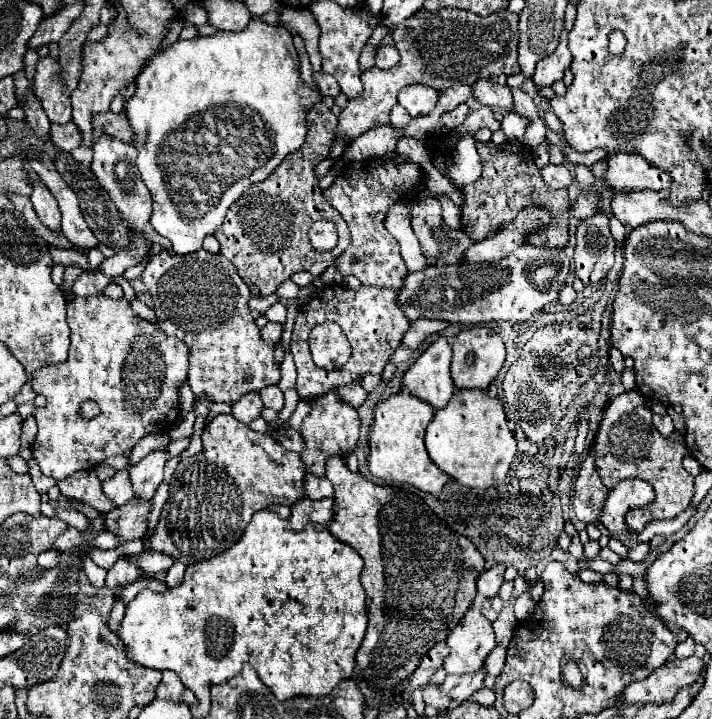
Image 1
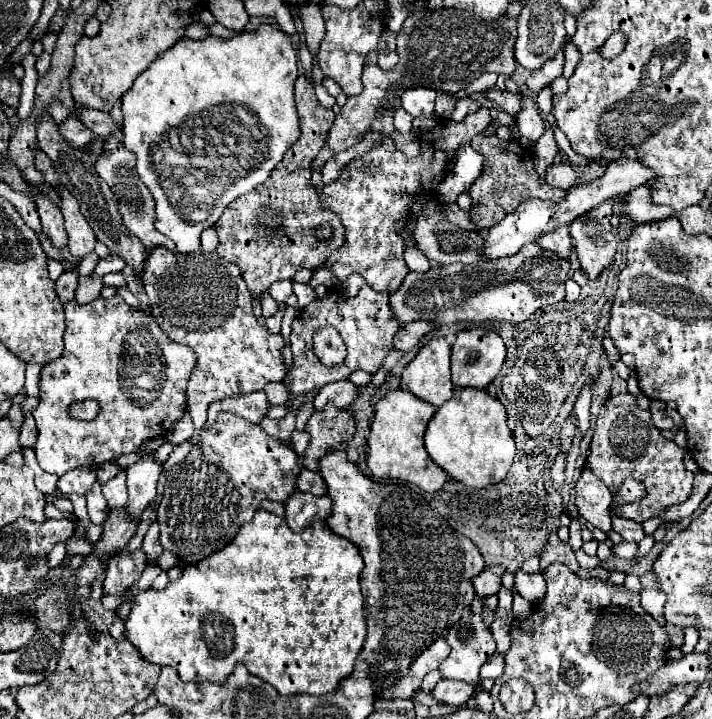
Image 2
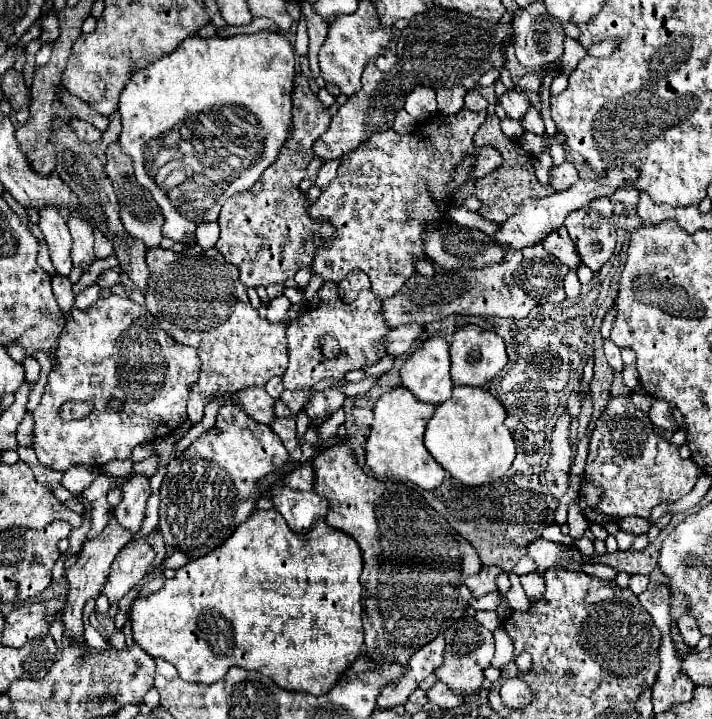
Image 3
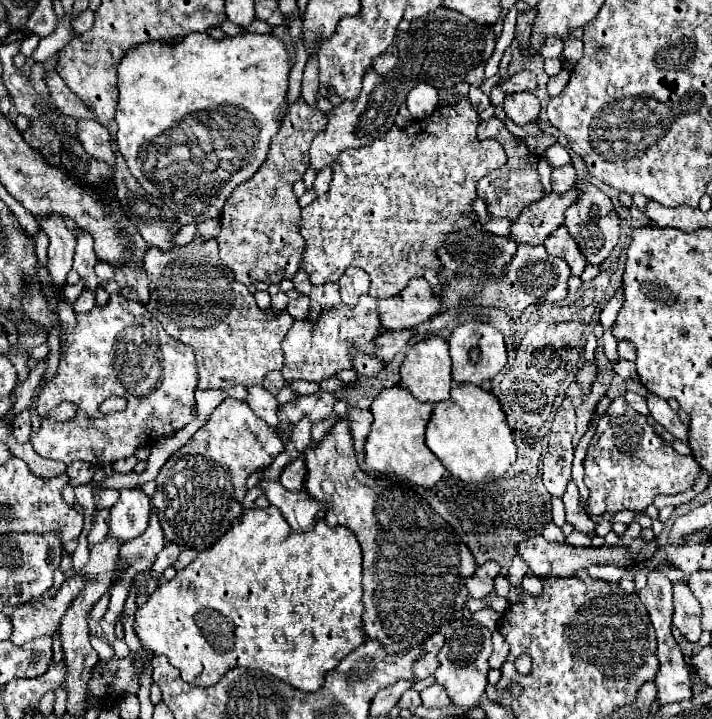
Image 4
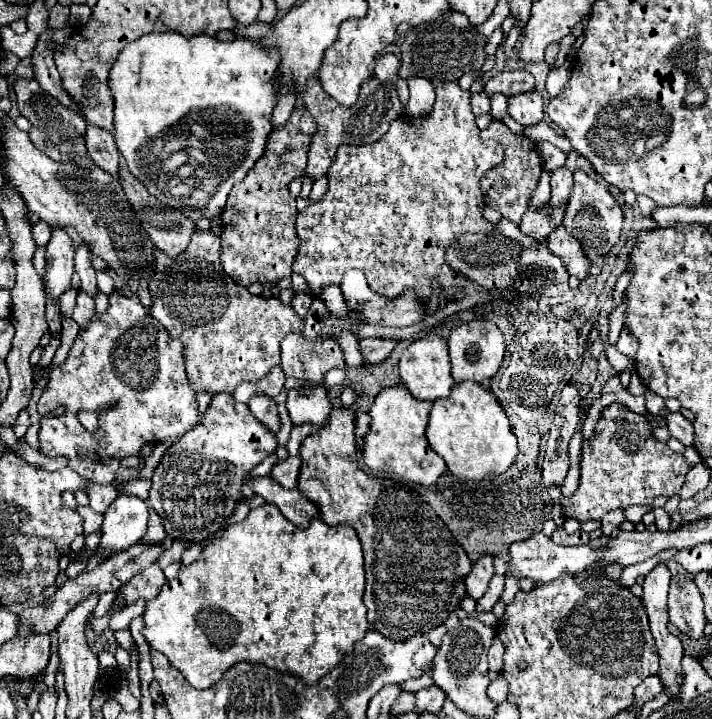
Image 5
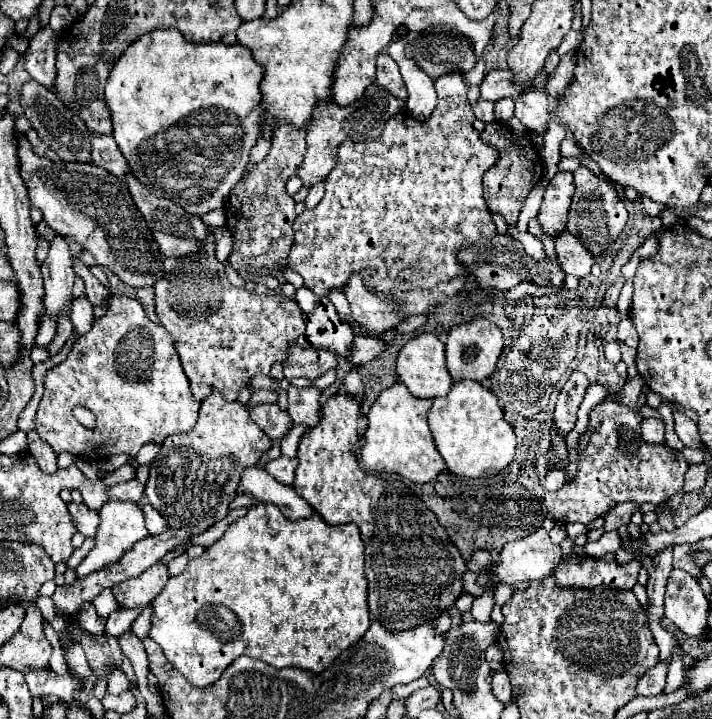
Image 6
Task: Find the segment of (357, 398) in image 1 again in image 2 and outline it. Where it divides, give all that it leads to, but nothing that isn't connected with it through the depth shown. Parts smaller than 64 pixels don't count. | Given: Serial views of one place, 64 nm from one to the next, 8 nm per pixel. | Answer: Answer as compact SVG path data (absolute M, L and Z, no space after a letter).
M332 382L332 384L326 384L314 398L314 408L322 410L326 406L326 400L334 402L338 408L348 408L354 398L358 396L358 388L352 384L352 382Z

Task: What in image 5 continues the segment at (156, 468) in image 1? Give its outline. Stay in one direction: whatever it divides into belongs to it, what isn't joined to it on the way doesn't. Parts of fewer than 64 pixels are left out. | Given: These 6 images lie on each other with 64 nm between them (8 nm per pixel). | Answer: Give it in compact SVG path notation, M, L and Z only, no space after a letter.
M120 492L120 496L110 504L110 508L104 514L100 548L110 554L130 548L144 536L146 524L148 524L146 502L132 494Z

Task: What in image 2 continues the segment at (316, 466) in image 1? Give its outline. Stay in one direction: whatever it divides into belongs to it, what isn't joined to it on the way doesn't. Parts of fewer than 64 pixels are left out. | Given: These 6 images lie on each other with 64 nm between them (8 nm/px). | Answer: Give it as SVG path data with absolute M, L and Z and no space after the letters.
M332 402L326 404L324 410L314 412L306 424L306 432L310 434L310 444L304 454L304 468L318 472L320 458L326 456L340 444L352 440L356 430L354 414L350 410L336 408Z

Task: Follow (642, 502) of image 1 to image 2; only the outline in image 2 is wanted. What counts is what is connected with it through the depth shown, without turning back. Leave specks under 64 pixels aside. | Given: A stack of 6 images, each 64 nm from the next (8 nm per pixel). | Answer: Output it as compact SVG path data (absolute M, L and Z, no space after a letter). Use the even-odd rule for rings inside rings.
M624 480L622 492L616 492L614 498L612 498L612 508L642 500L644 496L646 496L646 488L644 488L644 484L640 480ZM612 514L614 518L614 532L618 532L626 542L640 542L644 538L644 530L640 524L632 522L632 520L626 520L626 518L618 518L616 514Z

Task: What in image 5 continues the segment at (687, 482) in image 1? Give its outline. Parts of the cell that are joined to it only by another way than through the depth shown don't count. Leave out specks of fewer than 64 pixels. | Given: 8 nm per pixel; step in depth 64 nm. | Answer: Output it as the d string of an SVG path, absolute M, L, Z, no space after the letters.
M624 404L604 408L594 436L584 444L580 490L572 498L562 498L564 514L580 522L600 520L606 512L628 508L632 504L650 506L656 496L674 496L684 486L692 464L676 454L668 444L652 436L652 428L644 416L628 410Z

